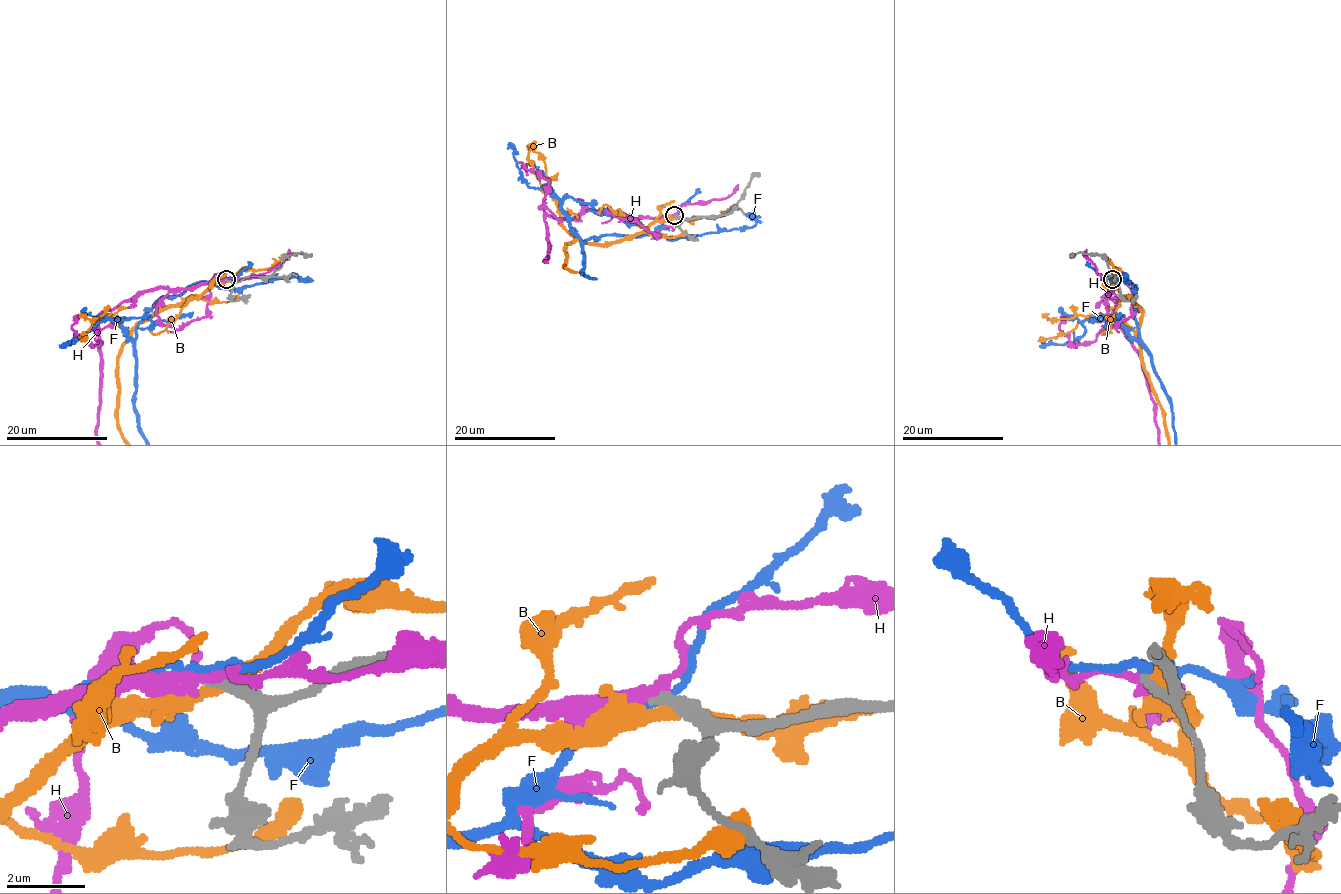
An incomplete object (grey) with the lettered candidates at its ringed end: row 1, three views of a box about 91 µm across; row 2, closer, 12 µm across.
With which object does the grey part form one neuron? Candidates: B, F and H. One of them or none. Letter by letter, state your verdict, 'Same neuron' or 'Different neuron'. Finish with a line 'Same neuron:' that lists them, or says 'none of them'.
B: Different neuron
F: Different neuron
H: Same neuron
Same neuron: H

